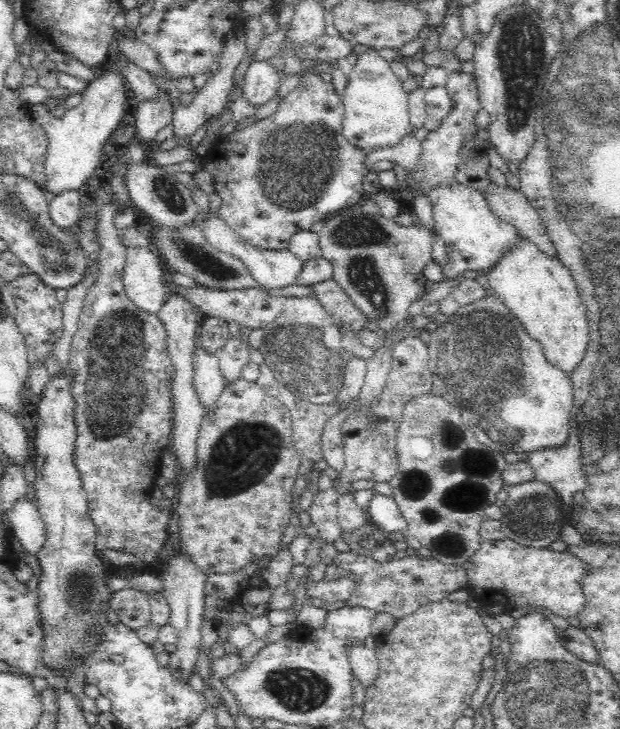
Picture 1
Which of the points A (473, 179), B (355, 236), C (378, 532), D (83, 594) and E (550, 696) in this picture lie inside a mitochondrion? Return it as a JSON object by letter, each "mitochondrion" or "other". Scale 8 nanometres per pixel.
{"A":"other","B":"mitochondrion","C":"other","D":"mitochondrion","E":"mitochondrion"}

